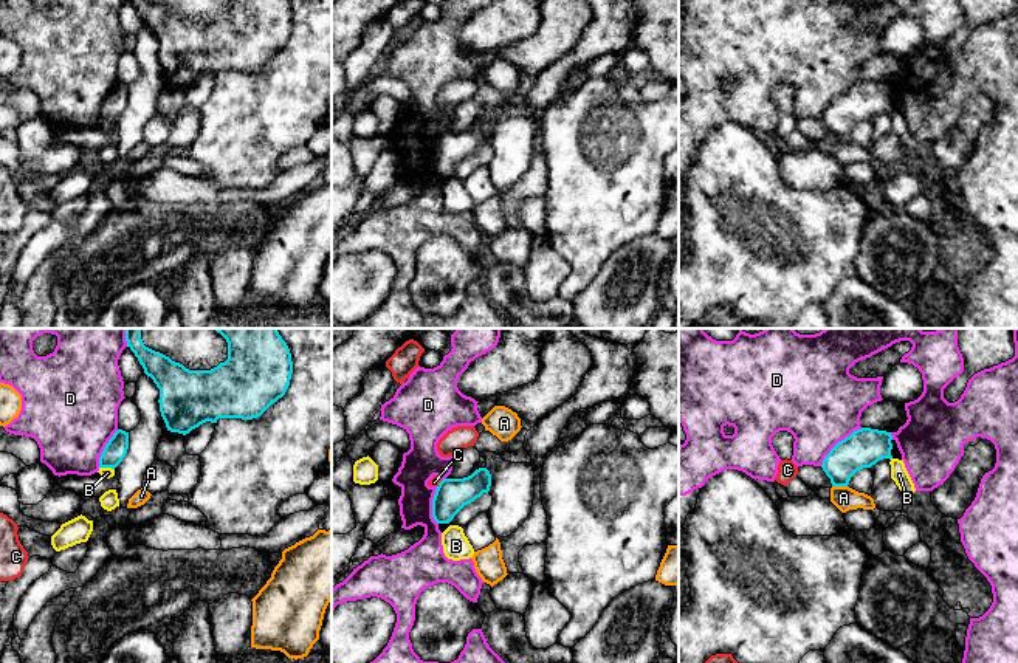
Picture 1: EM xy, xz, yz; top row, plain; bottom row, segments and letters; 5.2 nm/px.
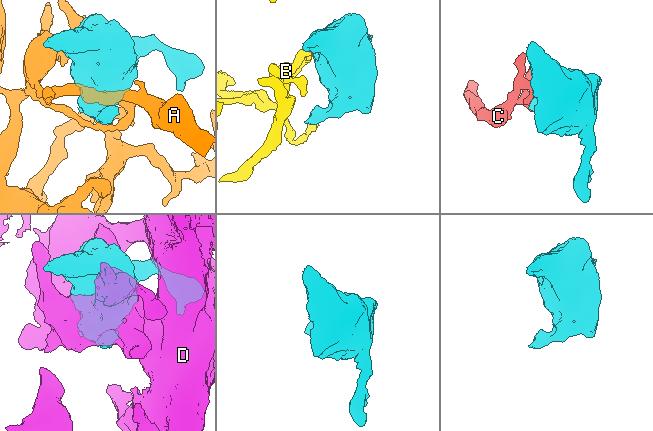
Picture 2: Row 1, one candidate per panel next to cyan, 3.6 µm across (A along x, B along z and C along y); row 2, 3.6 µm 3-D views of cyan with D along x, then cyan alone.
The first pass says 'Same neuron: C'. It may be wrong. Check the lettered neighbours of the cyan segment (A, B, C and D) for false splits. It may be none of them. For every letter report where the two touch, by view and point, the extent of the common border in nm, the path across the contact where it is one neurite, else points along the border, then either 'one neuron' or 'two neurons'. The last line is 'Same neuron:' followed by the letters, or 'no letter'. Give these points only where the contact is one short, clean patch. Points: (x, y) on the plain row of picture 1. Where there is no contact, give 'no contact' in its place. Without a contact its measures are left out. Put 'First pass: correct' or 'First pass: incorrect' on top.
First pass: incorrect
A: meets cyan in yz at (840, 138); contact 80 nm long; two neurons
B: meets cyan in xy at (107, 120); contact 80 nm long; two neurons
C: meets cyan in xz at (439, 137); contact 50 nm long; border along xz (442, 133), (437, 140); two neurons
D: meets cyan in yz at (839, 95); contact 300 nm long; two neurons
Same neuron: no letter

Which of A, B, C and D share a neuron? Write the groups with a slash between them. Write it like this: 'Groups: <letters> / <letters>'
Groups: A / B / C / D

